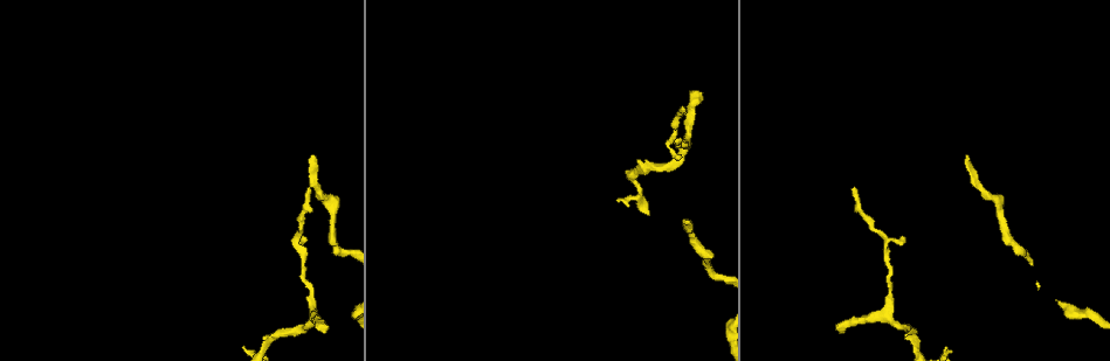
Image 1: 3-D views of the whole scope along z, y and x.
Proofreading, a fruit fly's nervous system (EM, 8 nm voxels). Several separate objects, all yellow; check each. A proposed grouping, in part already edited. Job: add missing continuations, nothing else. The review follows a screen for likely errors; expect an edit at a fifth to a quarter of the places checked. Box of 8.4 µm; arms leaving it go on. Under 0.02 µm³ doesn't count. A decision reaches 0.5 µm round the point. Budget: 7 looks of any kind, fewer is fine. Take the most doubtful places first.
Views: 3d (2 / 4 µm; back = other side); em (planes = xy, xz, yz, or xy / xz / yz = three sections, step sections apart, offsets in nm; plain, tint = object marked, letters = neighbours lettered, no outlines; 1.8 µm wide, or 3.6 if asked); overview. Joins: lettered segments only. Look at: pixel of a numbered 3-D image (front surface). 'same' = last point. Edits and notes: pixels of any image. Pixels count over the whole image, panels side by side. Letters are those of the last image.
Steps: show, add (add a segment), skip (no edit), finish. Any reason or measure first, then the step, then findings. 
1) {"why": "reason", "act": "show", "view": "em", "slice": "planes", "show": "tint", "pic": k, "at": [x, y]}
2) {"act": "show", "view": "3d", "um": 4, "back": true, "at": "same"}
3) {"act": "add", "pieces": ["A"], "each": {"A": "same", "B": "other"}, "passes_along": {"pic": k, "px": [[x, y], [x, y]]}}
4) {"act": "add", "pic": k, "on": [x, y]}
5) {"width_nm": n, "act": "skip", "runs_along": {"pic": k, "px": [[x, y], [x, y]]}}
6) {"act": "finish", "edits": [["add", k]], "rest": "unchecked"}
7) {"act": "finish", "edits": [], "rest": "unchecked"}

{"why": "thin end", "act": "show", "view": "em", "slice": "planes", "show": "letters", "pic": 1, "at": [685, 221]}

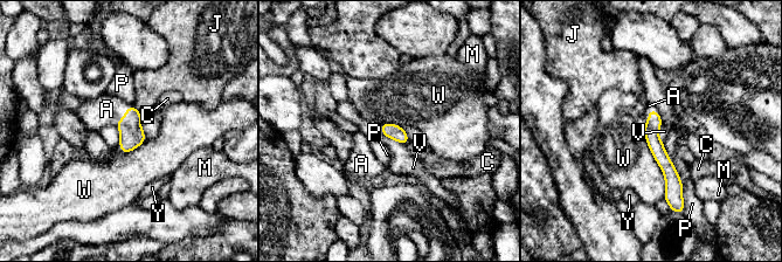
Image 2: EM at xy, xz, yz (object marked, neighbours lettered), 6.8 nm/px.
{"act": "add", "pieces": ["A"], "each": {"A": "same", "C": "other", "J": "other", "M": "other", "P": "other", "V": "other", "W": "other", "Y": "other"}, "passes_along": {"pic": 2, "px": [[131, 135], [125, 115], [106, 109]]}, "found": "it goes on there"}

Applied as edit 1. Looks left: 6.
{"act": "show", "view": "overview"}

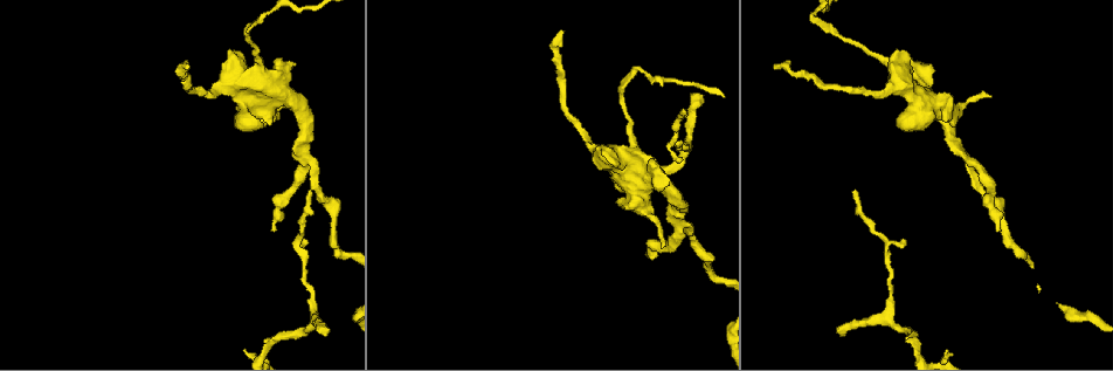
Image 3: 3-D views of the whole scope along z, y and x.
{"why": "free end", "act": "show", "view": "3d", "um": 4, "pic": 3, "at": [697, 95]}

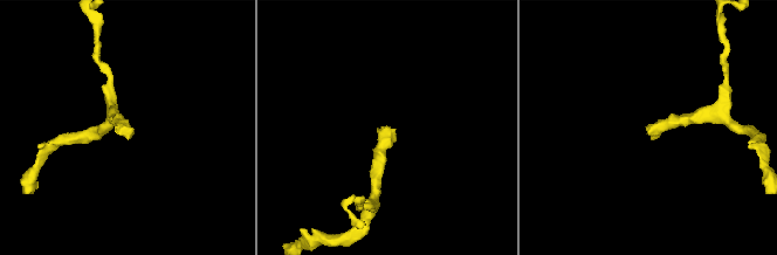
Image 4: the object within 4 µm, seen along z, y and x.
{"why": "shape alone is not enough", "act": "show", "view": "em", "um": 3.6, "slice": "yz", "step": 16, "show": "tint", "pic": 4, "at": [387, 131]}

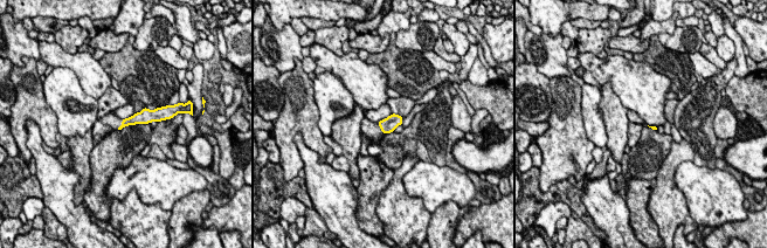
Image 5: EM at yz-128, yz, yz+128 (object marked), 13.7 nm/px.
{"act": "show", "view": "em", "um": 3.6, "slice": "planes", "show": "letters", "at": "same"}

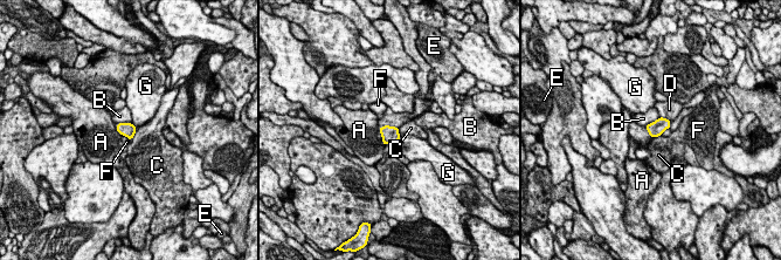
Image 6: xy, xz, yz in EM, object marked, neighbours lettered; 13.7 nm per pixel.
{"width_nm": 190, "act": "add", "pieces": ["E"], "each": {"A": "other", "B": "other", "C": "other", "D": "other", "E": "same", "F": "other", "G": "other"}, "passes_along": {"pic": 6, "px": [[655, 129], [648, 131], [643, 135]]}, "found": "it goes on there"}

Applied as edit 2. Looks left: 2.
{"act": "show", "view": "overview"}

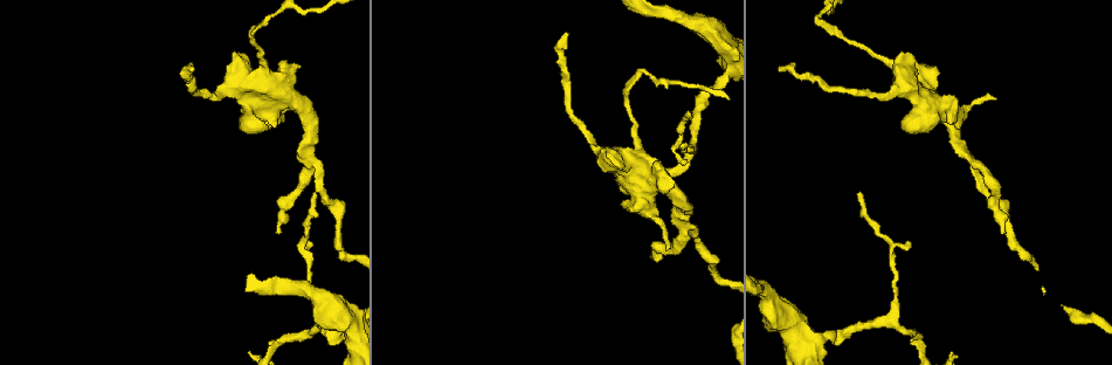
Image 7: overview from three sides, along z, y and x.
{"why": "branch stops here", "act": "show", "view": "em", "slice": "xy", "step": 4, "show": "letters", "pic": 7, "at": [650, 257]}

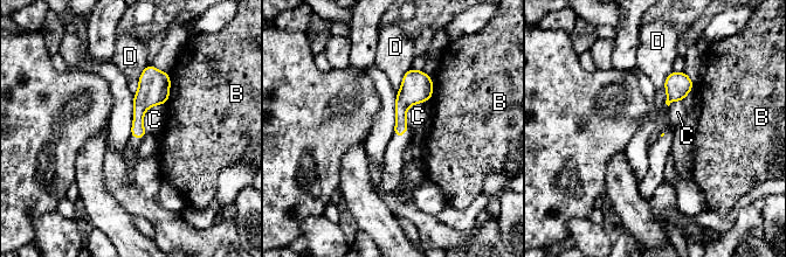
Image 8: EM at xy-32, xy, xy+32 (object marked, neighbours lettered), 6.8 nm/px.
{"act": "skip", "each": {"B": "other", "C": "other", "D": "other"}, "border": {"pic": 8, "px": [[149, 63], [133, 94]]}, "found": "none of them fits"}

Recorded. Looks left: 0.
{"act": "finish", "edits": [["add", 2], ["add", 6]], "rest": "unchecked"}

